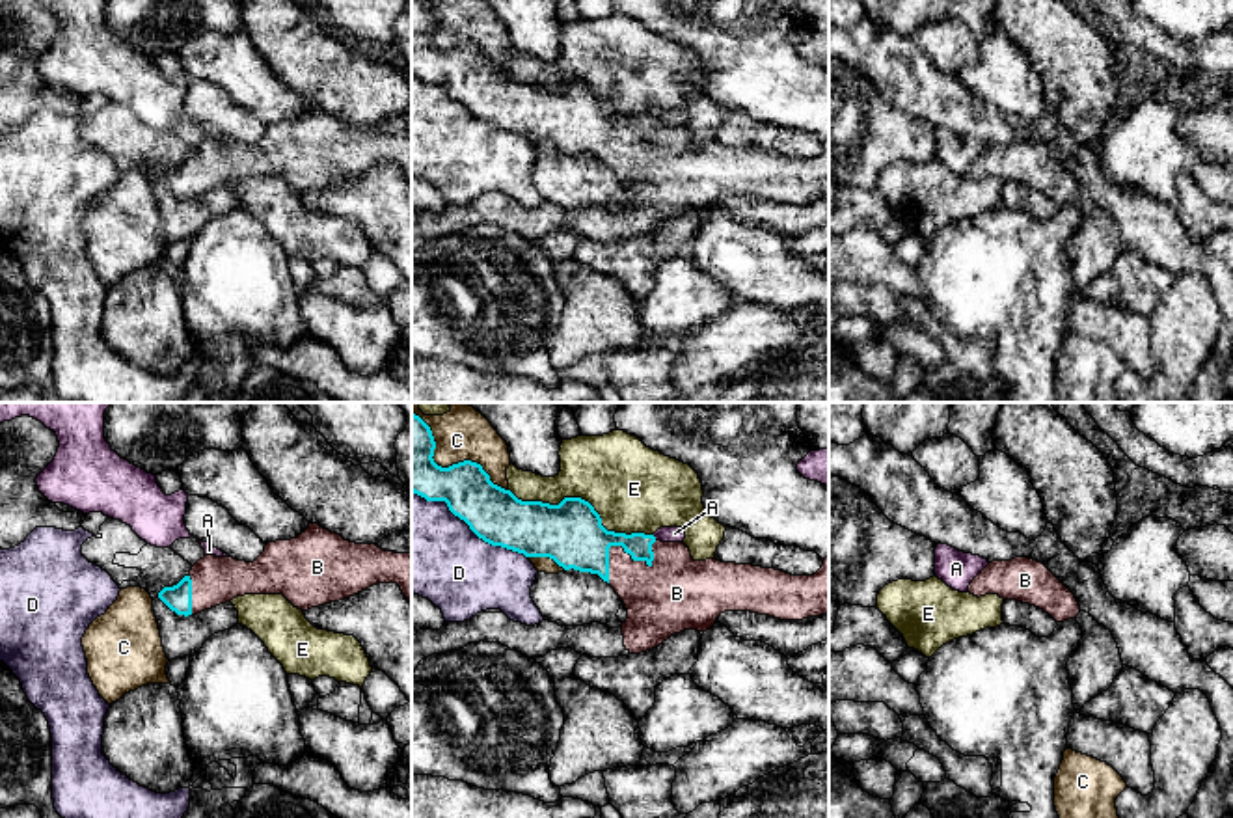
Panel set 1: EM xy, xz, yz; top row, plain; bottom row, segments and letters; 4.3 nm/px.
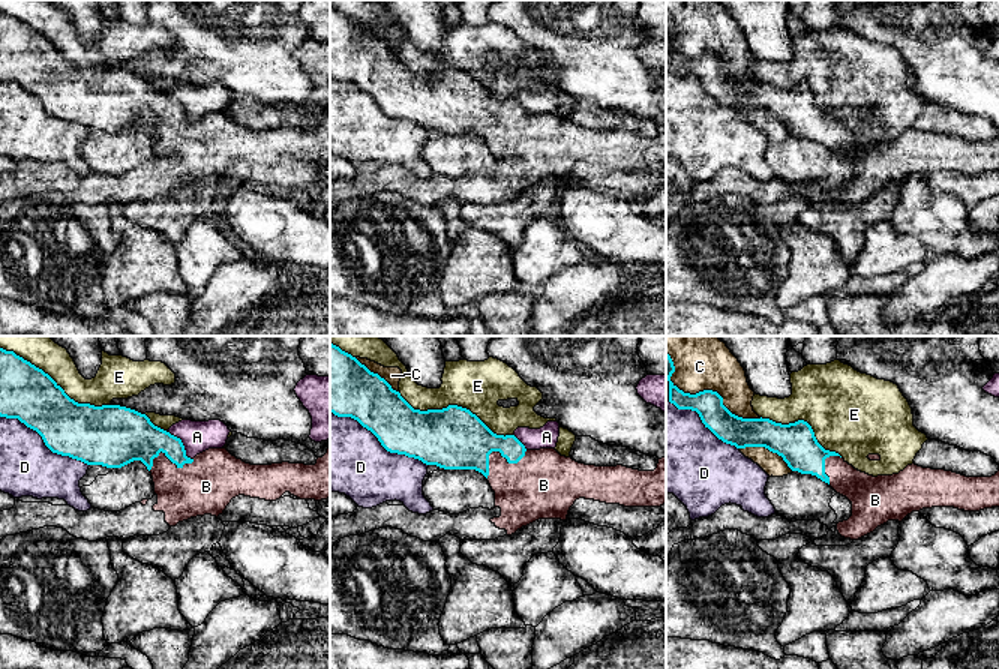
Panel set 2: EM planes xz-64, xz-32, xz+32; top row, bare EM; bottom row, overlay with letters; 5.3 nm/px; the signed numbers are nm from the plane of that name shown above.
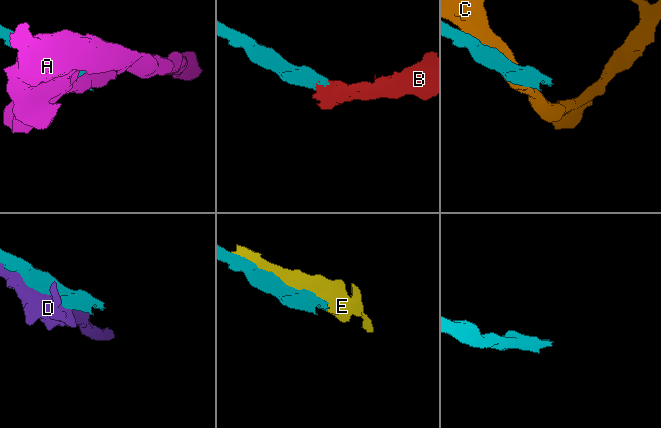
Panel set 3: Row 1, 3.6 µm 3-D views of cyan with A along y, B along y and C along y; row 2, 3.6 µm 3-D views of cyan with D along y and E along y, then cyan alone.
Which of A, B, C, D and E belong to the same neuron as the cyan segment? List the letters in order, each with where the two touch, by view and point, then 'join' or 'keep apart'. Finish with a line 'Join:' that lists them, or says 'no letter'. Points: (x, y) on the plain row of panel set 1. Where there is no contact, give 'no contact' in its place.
A: meets cyan in xz at (654, 120); keep apart
B: meets cyan in xz at (624, 133); join
C: meets cyan in xz at (451, 49); keep apart
D: meets cyan in xz at (468, 107); keep apart
E: meets cyan in xz at (583, 82); keep apart
Join: B

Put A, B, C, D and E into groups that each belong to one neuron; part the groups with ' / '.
A / B / C / D / E

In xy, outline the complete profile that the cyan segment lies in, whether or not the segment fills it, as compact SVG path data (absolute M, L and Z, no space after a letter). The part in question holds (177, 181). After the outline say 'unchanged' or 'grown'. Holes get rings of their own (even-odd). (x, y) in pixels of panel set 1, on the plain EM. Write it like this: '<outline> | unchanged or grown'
M318 106L291 123L276 123L253 143L205 138L177 168L164 170L158 181L177 198L197 198L244 177L283 177L294 190L307 194L350 181L376 166L397 166L412 186L412 136L395 136L376 127L345 123Z | grown

